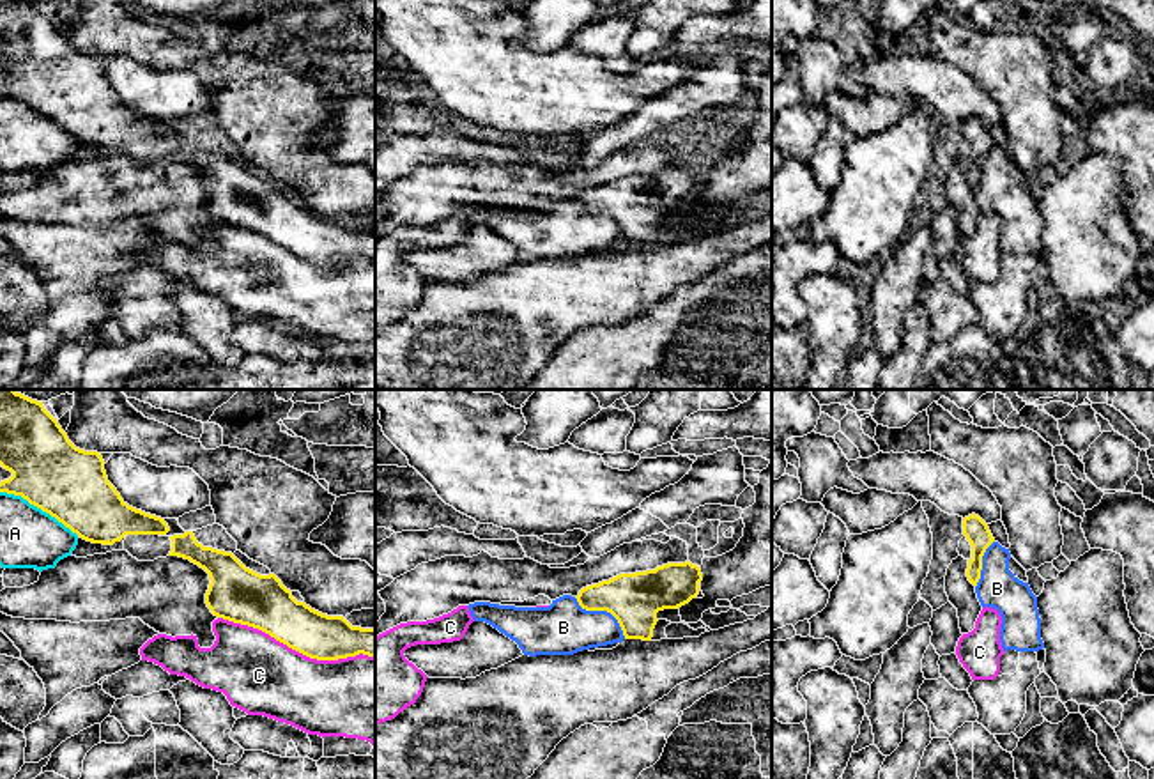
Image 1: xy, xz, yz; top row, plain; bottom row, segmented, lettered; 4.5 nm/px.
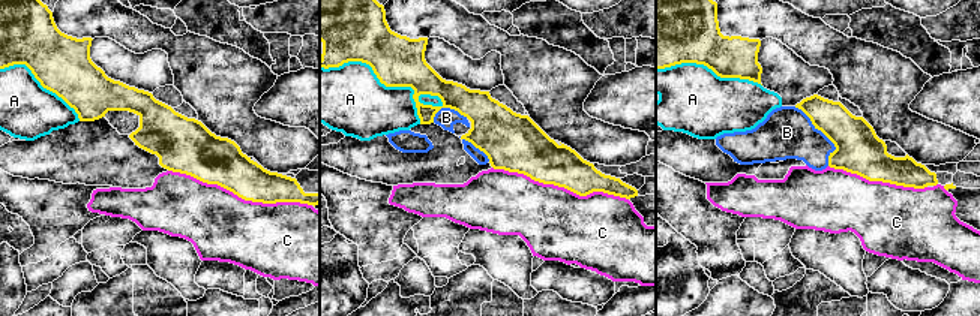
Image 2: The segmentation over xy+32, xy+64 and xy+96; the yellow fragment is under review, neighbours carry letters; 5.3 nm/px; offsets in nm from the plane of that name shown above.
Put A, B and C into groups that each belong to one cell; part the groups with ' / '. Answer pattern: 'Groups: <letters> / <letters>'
Groups: A B / C

